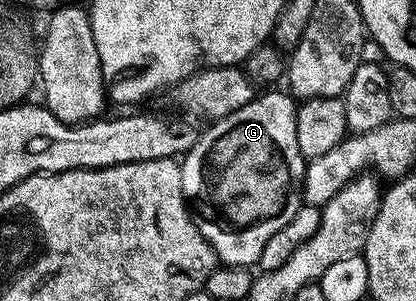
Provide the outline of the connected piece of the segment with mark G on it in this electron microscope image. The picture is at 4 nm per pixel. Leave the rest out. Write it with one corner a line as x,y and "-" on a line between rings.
270,89
267,95
259,94
244,109
228,113
228,117
215,119
207,131
199,134
192,149
181,160
182,192
194,216
196,229
218,254
219,264
228,267
253,268
258,262
264,245
304,205
302,182
306,176
308,160
300,153
296,143
296,99
282,89

